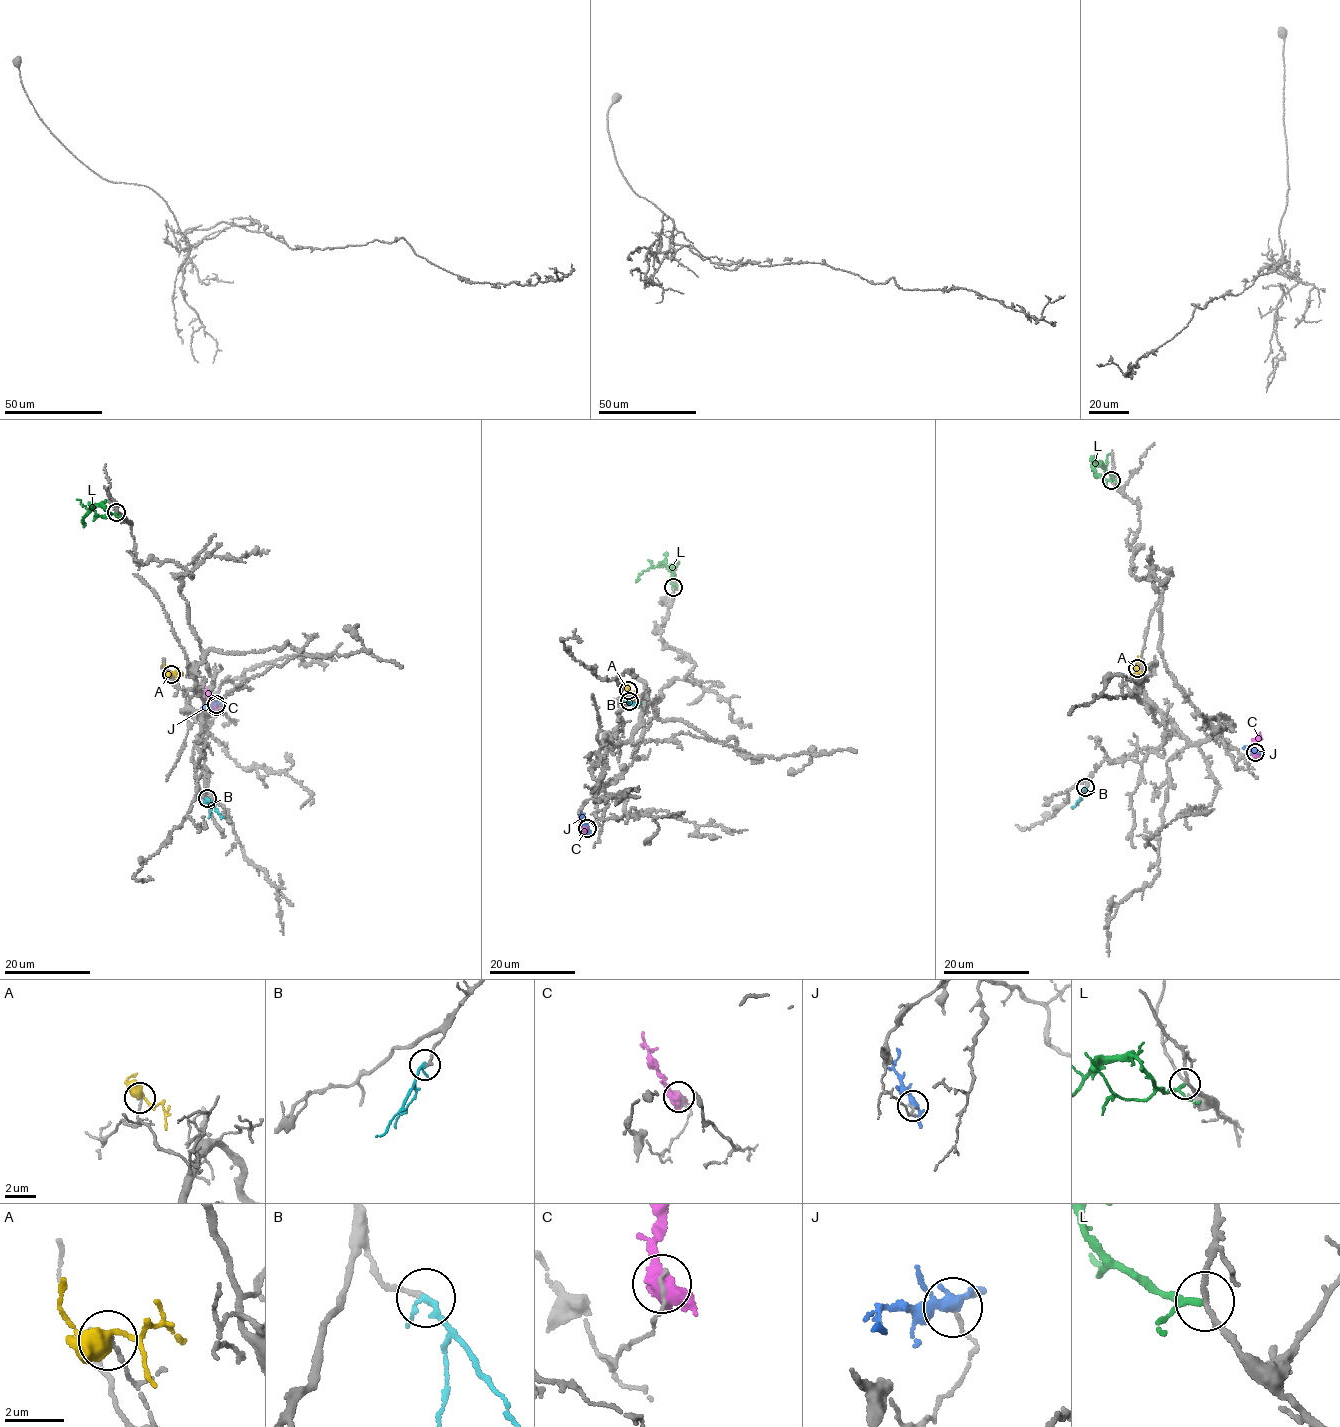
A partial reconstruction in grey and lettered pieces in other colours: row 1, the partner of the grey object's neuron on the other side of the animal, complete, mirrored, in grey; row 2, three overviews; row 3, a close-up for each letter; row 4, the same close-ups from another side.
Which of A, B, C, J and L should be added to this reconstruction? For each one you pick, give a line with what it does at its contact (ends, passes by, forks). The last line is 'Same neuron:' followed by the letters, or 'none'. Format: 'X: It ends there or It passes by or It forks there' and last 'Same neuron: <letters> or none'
B: It passes by
Same neuron: B

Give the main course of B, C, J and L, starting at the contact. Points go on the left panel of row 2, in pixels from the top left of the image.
B: (207, 798), (222, 818)
C: (215, 706), (206, 688)
J: (215, 704), (203, 708)
L: (116, 512), (110, 515), (102, 505), (95, 505), (83, 517), (83, 526)

